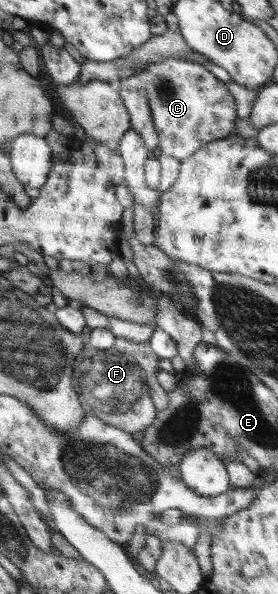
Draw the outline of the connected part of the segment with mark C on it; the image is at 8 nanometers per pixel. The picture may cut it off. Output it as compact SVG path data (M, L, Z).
M164 58L143 67L133 76L122 78L117 82L117 88L119 92L123 89L140 90L145 95L158 134L158 154L180 162L187 161L202 146L236 134L236 102L228 86L195 61Z

